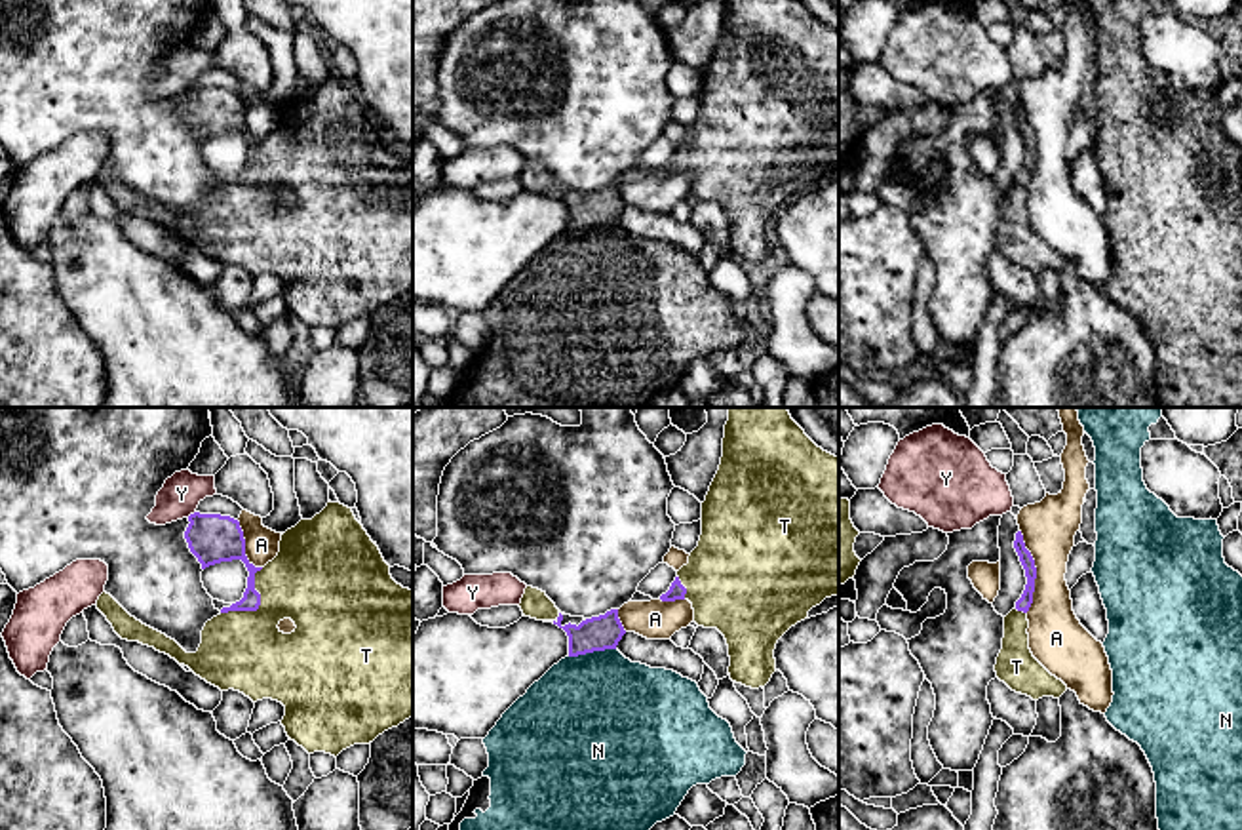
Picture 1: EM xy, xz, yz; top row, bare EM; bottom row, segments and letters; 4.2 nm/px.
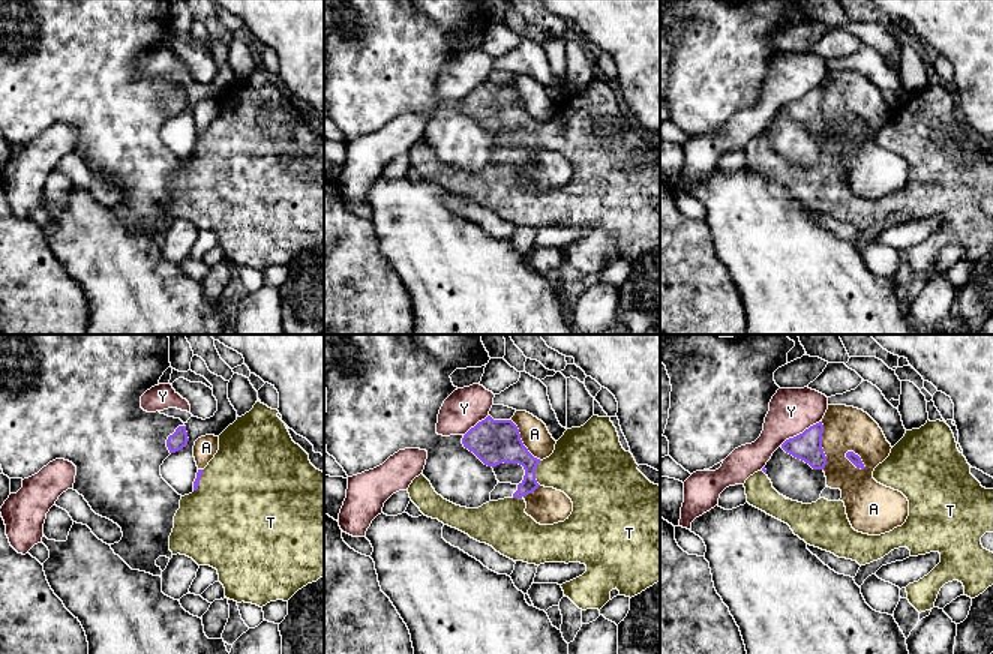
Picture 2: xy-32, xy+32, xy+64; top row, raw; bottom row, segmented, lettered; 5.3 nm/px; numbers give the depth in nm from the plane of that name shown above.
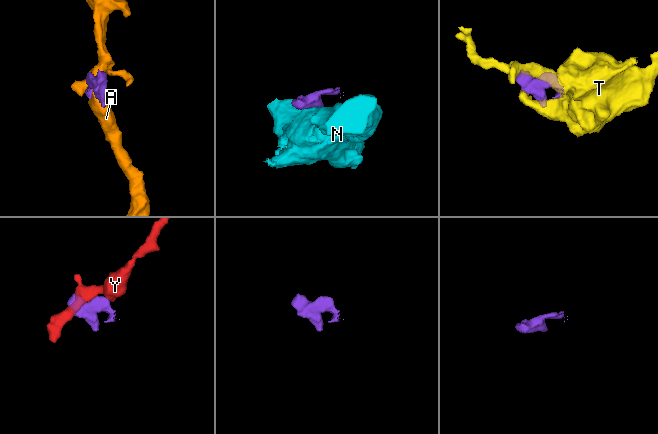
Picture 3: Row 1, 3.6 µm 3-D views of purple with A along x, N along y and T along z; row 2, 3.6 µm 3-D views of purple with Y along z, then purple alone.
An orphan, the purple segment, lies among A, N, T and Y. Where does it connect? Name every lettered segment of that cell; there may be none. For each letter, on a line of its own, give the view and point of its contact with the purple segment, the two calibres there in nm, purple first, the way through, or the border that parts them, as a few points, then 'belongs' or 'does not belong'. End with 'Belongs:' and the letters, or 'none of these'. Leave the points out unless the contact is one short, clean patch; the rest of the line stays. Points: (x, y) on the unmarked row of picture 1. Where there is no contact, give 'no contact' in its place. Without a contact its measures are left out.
A: yz (1035, 145) | 60/240 nm | does not belong
N: xz (592, 225) | 150/500 nm | along xz (615, 221), (569, 231) | does not belong
T: xy (259, 177) | 80/380 nm | belongs
Y: xy (191, 88) | 200/170 nm | along xy (194, 84), (187, 90) | does not belong
Belongs: T

